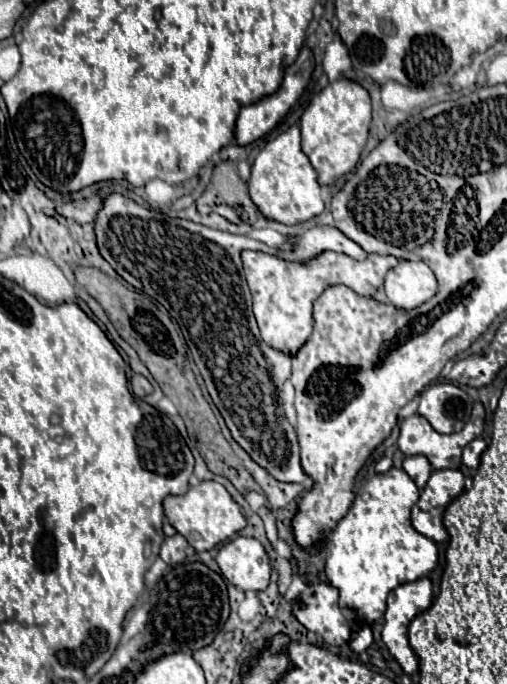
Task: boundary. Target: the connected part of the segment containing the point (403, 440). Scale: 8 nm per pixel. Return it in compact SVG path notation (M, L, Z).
M409 417L401 423L399 449L405 457L425 455L433 469L459 469L461 451L467 445L463 433L441 435L423 417Z

